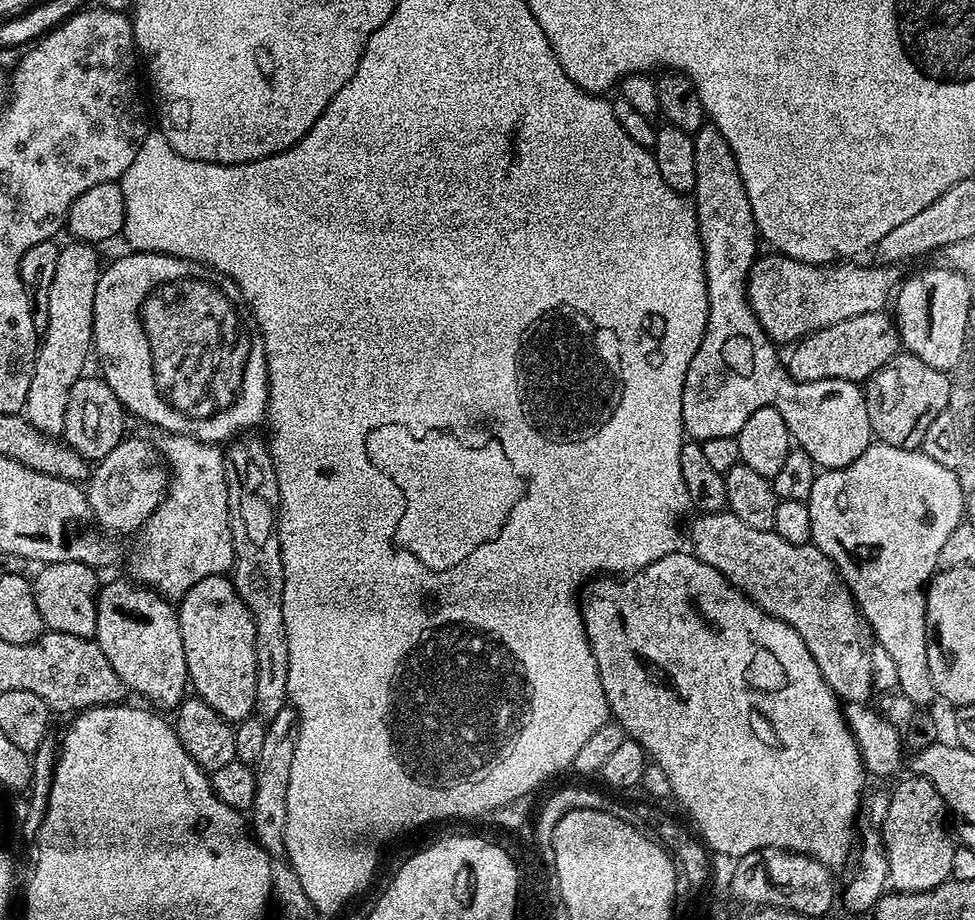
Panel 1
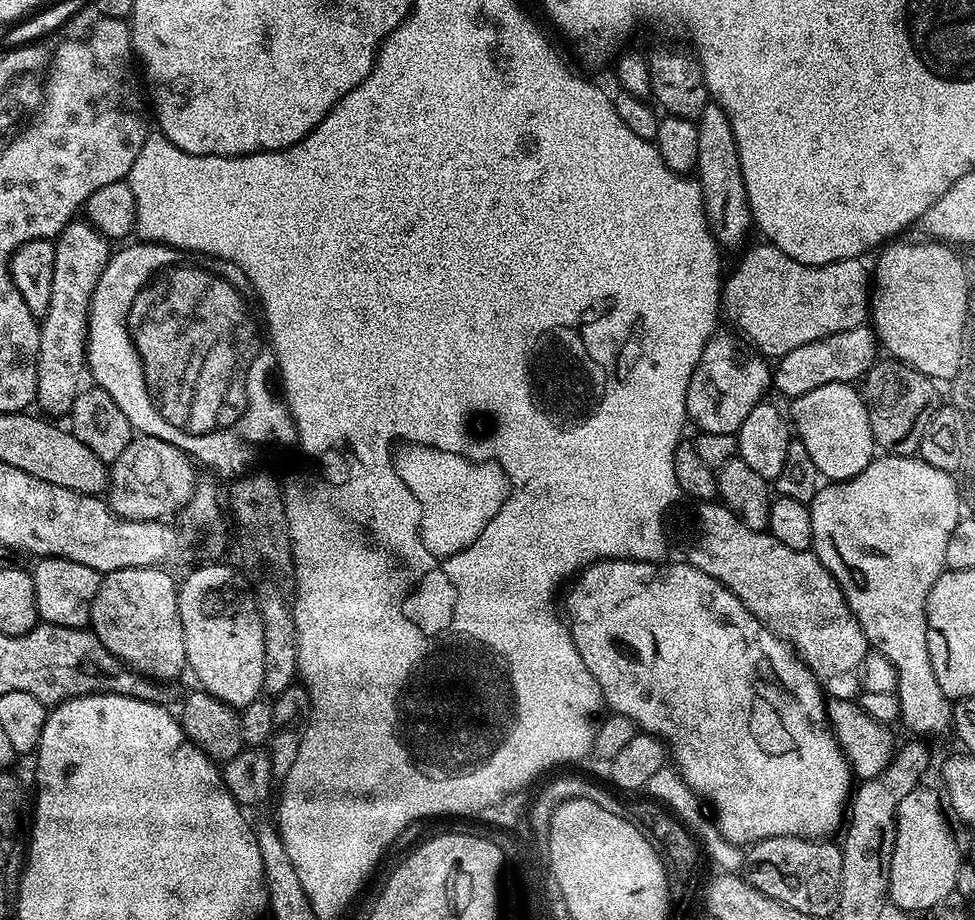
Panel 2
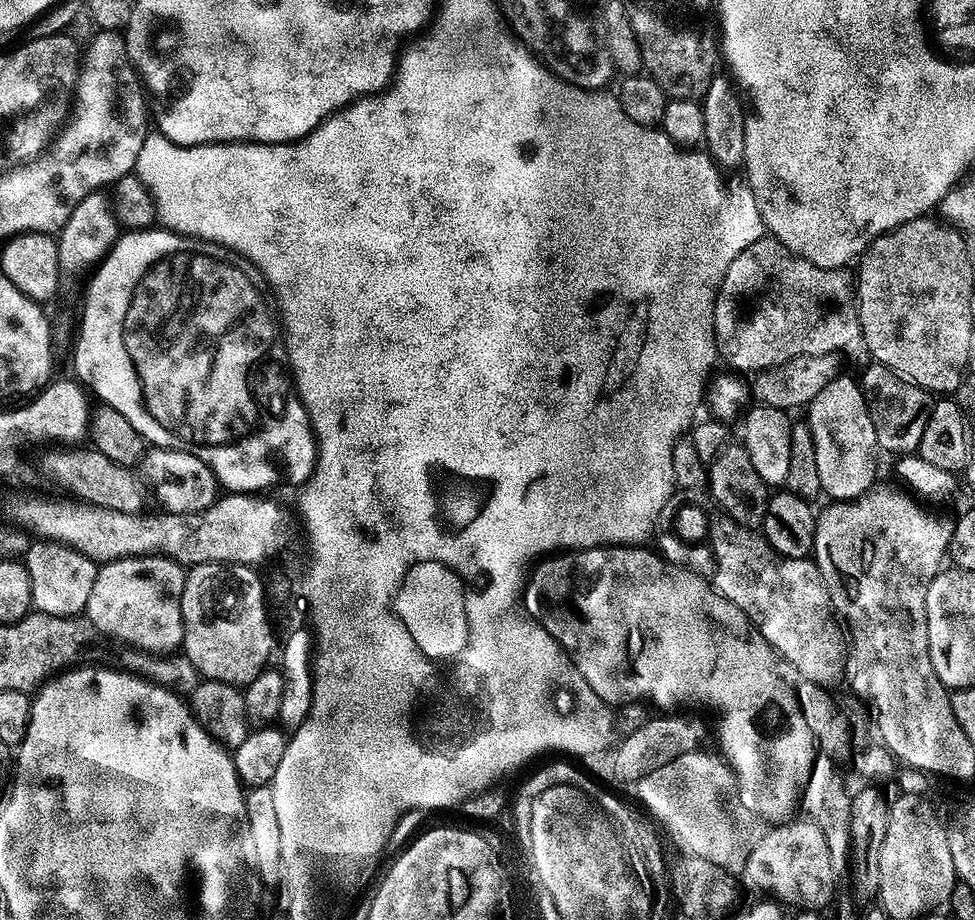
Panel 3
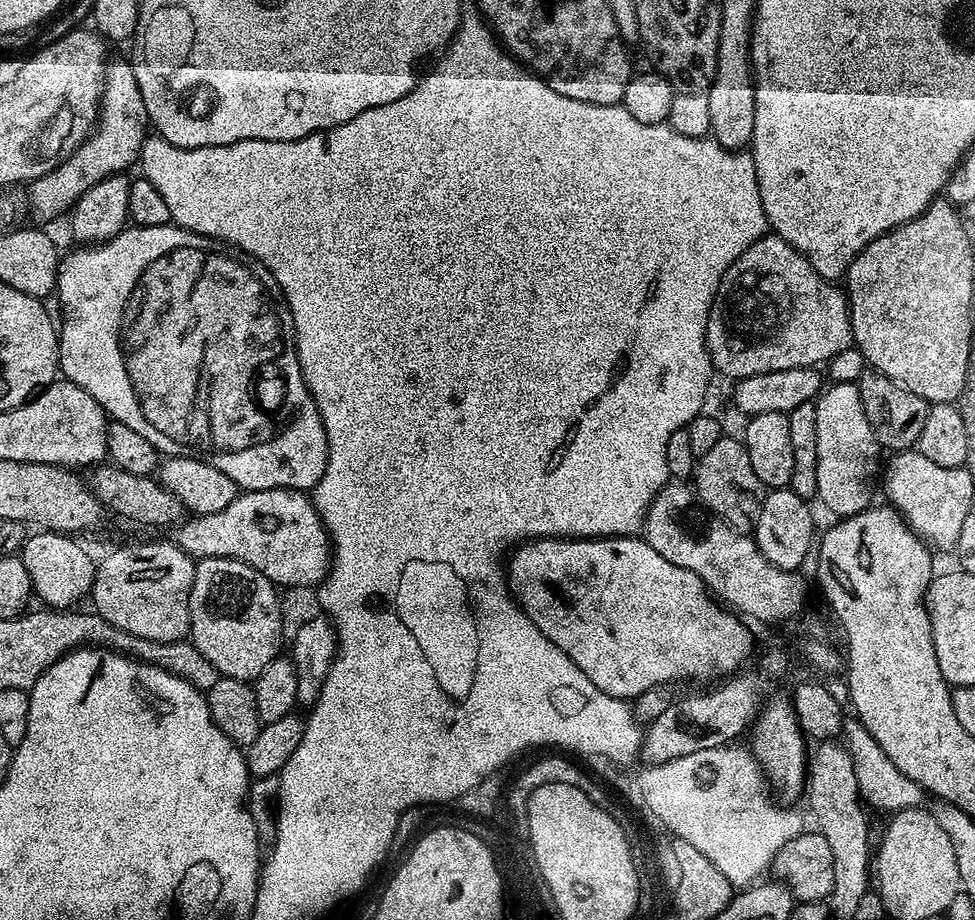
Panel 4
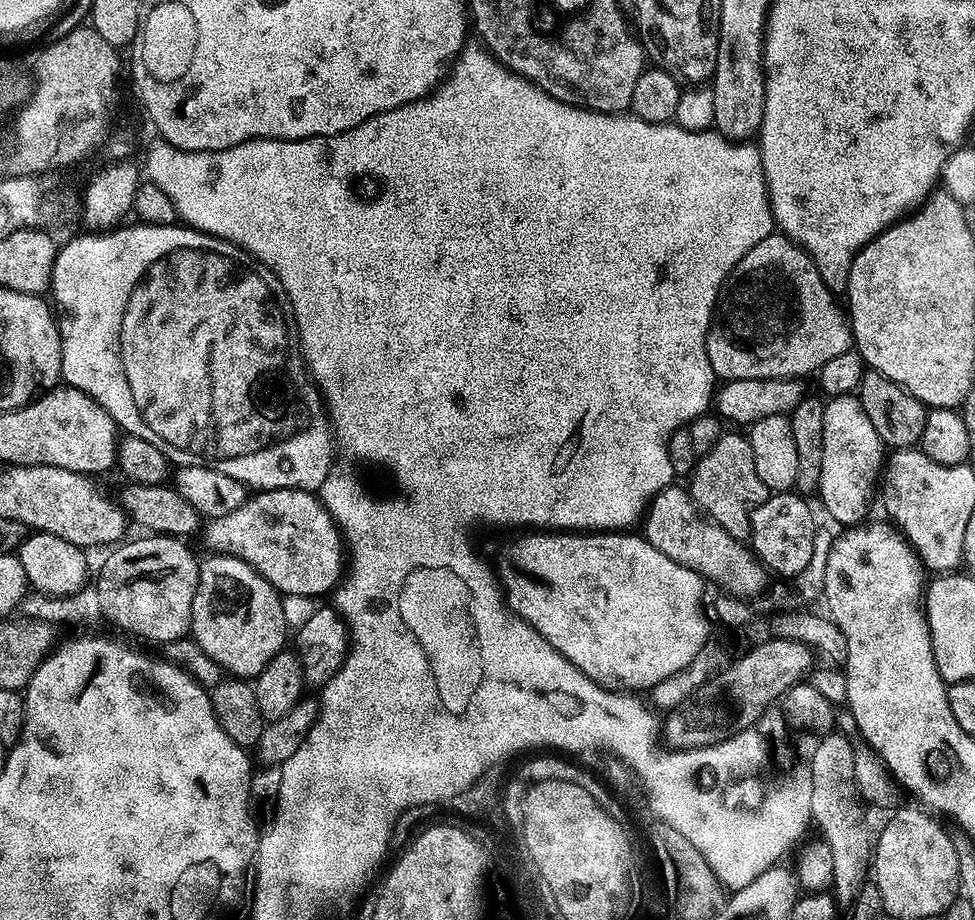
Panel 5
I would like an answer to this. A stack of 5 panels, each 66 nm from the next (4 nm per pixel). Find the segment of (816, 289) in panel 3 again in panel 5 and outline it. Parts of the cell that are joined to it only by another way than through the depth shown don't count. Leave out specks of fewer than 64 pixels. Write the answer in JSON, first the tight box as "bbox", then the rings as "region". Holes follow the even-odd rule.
{"bbox":[706,234,853,381],"region":[[[773,234],[762,238],[762,242],[758,242],[749,250],[748,253],[738,261],[724,284],[720,287],[720,294],[716,297],[716,311],[712,313],[712,325],[708,327],[708,337],[706,338],[706,350],[710,358],[710,366],[714,370],[714,374],[721,381],[725,380],[794,380],[797,378],[805,378],[811,374],[819,373],[824,363],[829,362],[832,358],[849,351],[853,347],[852,330],[849,321],[846,319],[845,313],[838,305],[837,297],[832,296],[830,290],[823,285],[822,278],[816,269],[816,263],[808,257],[807,252],[800,247],[799,244],[788,239],[783,234]]]}

